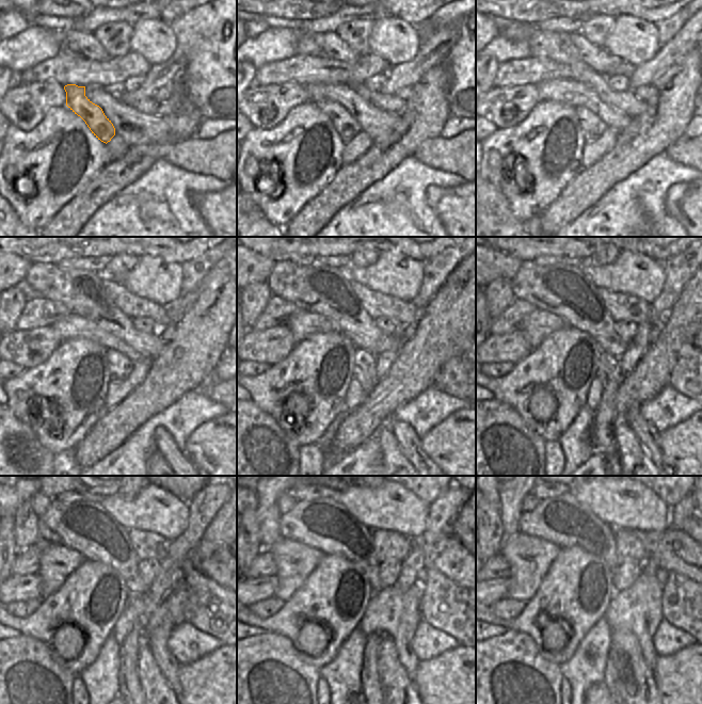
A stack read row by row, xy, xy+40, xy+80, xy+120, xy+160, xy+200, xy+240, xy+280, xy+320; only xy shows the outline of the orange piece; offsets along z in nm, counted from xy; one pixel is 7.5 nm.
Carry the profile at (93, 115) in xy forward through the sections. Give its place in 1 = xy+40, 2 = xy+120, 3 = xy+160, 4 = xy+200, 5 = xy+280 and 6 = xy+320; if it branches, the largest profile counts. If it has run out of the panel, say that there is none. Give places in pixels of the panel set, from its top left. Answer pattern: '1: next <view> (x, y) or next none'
1: next xy+40 (345, 124)
2: next xy+120 (120, 367)
3: next xy+160 (364, 371)
4: next xy+200 (608, 371)
5: next xy+280 (370, 689)
6: next xy+320 (609, 672)

